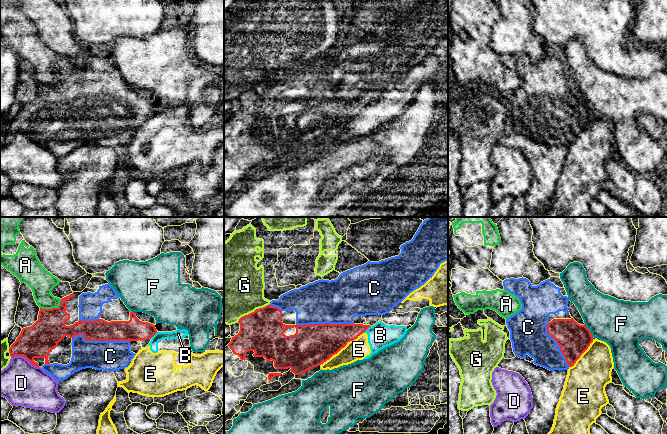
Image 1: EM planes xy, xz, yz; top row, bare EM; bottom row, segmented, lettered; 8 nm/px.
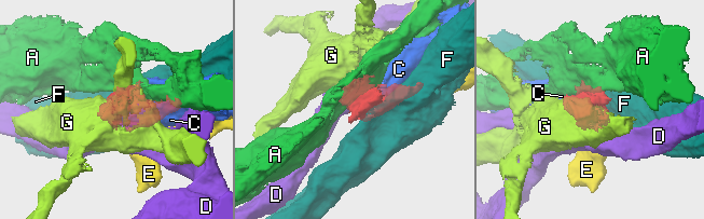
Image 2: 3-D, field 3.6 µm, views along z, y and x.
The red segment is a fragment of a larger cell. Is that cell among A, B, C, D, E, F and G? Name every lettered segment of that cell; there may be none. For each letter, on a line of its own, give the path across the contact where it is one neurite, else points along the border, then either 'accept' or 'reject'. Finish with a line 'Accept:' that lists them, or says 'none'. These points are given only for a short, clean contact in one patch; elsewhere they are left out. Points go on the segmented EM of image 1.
A: along xy (61, 299), (57, 307), (40, 308) | reject
B: along xz (371, 326), (361, 333) | reject
C: accept
D: along xy (11, 356), (24, 356), (38, 367) | reject
E: reject
F: reject
G: along xz (269, 303), (243, 315), (237, 321) | reject
Accept: C

